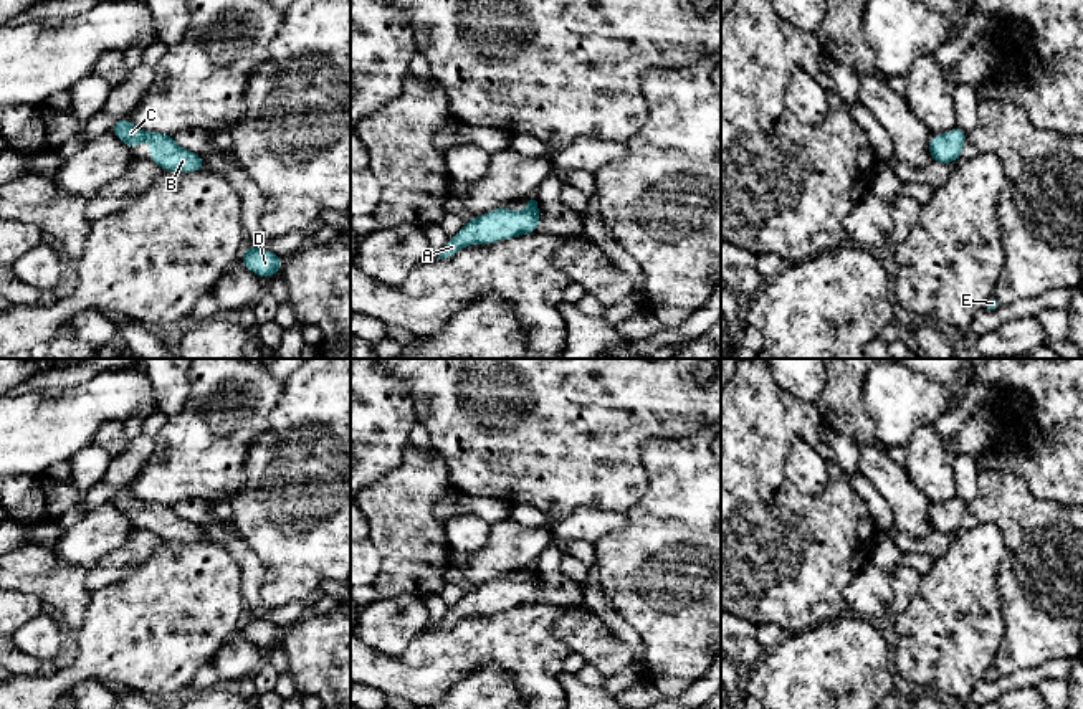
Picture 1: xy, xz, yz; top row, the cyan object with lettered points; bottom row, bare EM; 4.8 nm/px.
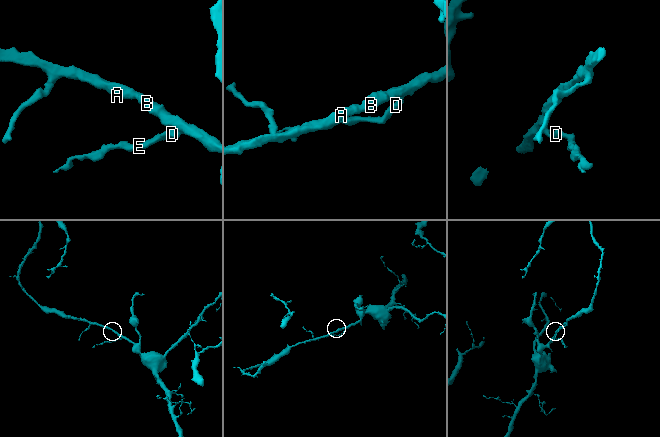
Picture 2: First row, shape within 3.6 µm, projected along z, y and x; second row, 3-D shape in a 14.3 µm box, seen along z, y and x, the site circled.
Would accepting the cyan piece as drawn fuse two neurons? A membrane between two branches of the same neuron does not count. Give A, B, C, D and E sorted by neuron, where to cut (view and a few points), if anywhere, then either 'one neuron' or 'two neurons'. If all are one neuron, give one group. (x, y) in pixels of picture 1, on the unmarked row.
A B C D E | no cut | one neuron

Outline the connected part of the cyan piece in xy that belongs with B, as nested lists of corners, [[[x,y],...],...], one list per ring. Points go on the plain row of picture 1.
[[[127,488],[119,489],[109,499],[127,517],[134,517],[141,512],[150,516],[150,532],[157,534],[162,540],[172,542],[198,542],[205,535],[205,529],[180,517],[172,506],[162,502],[150,502],[131,494]]]

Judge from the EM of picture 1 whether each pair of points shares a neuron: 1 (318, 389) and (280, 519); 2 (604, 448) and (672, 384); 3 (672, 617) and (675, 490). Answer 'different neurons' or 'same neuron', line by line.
1: same neuron
2: same neuron
3: same neuron

